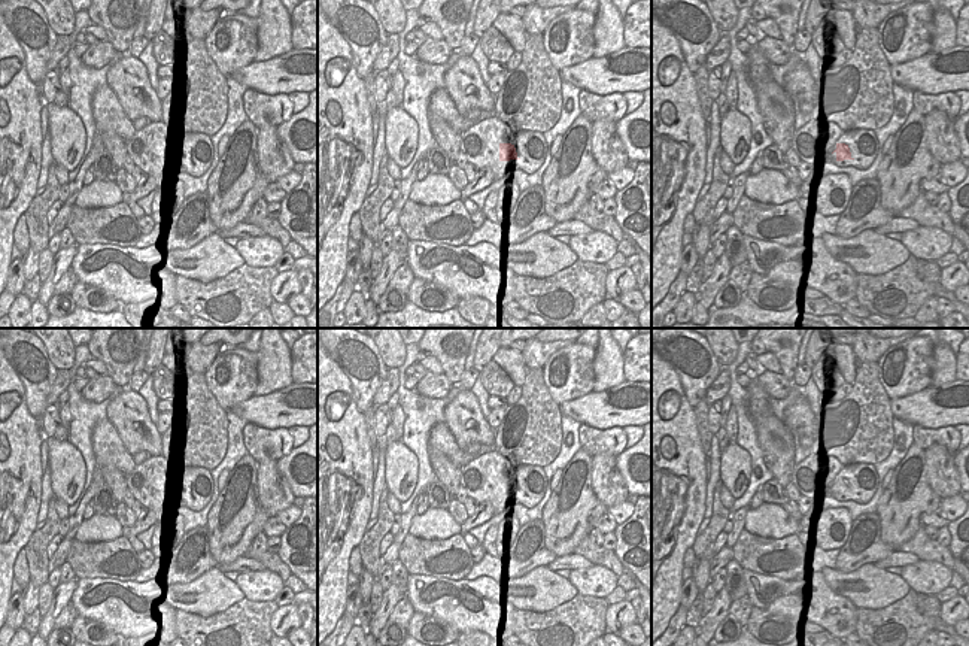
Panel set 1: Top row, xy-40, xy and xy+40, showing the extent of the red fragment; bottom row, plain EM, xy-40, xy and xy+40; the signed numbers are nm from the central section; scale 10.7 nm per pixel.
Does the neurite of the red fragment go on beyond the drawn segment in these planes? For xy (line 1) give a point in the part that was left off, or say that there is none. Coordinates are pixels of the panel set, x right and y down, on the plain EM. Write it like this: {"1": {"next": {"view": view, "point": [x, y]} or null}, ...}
{"1": {"next": null}}

